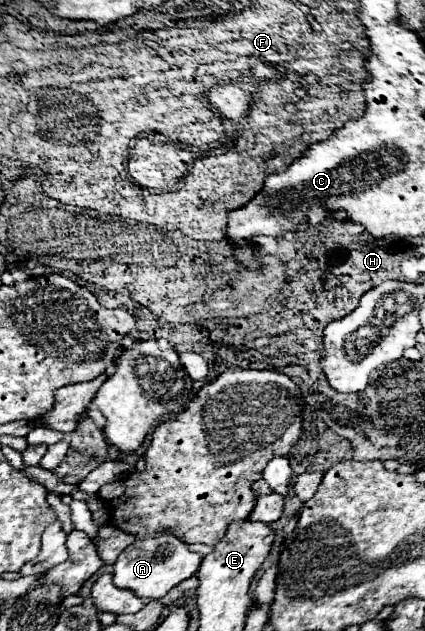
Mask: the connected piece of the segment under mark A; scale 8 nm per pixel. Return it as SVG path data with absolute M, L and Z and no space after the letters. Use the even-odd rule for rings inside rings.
M162 534L152 540L136 540L114 562L114 586L122 590L132 590L140 598L158 600L158 598L164 598L182 580L194 576L198 572L200 562L202 562L202 556L196 552L190 552L188 546L174 534ZM162 544L168 544L168 554L166 552L158 554Z

